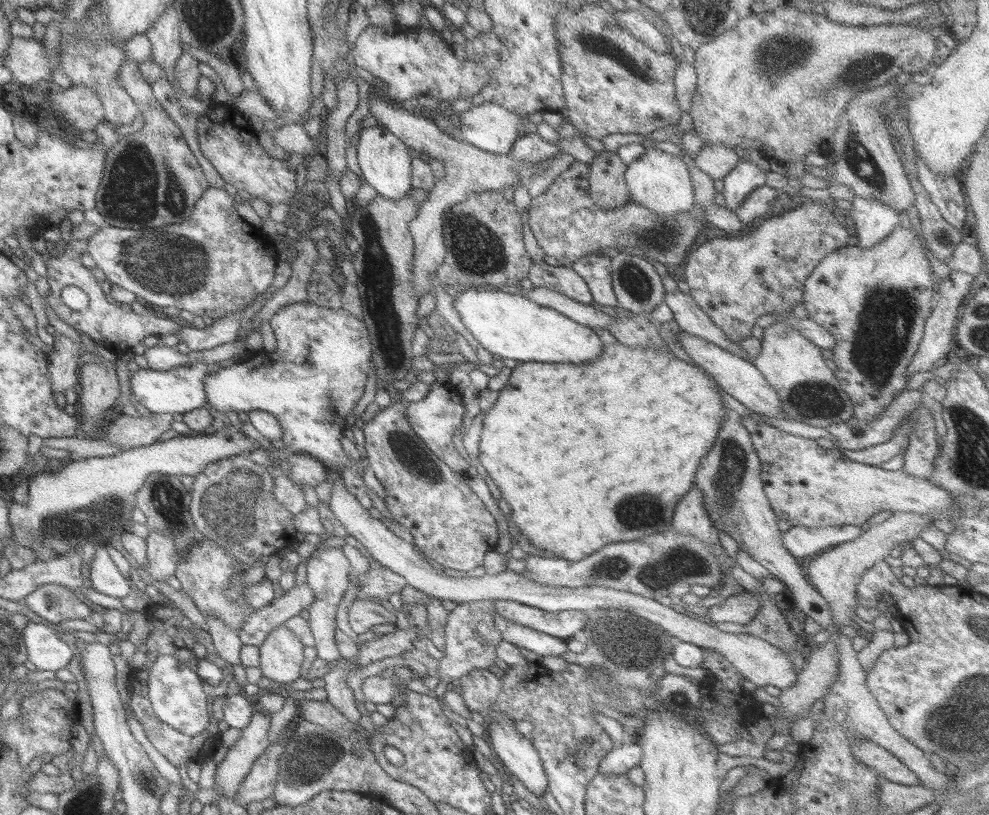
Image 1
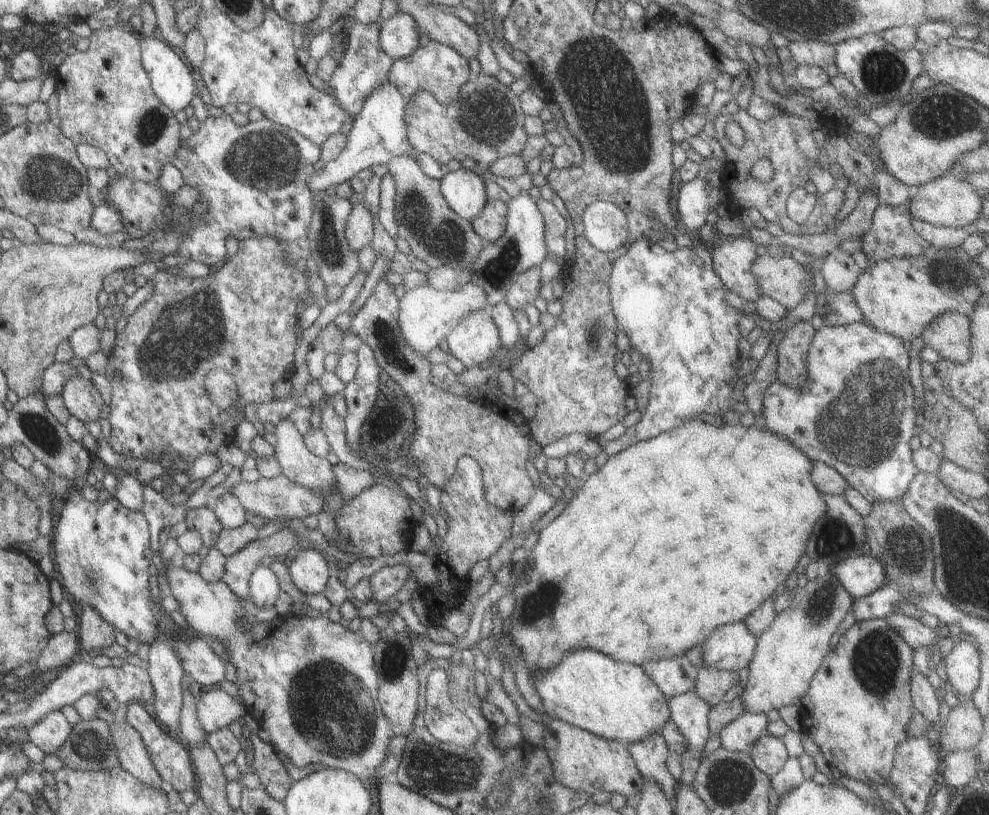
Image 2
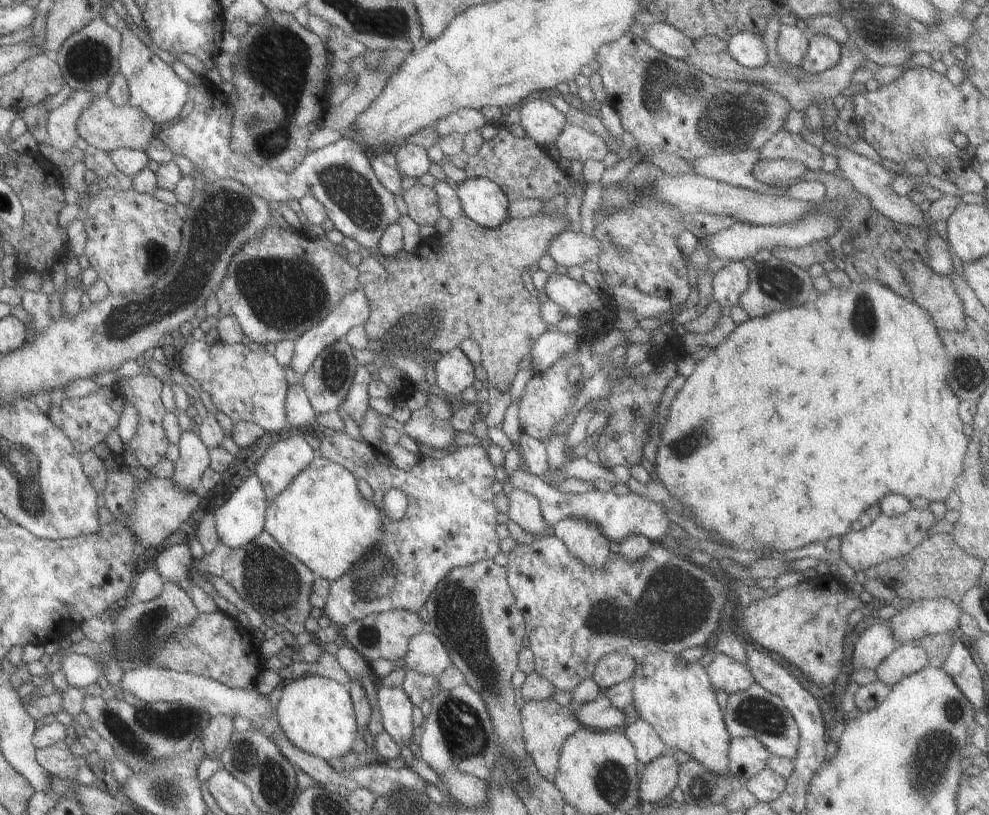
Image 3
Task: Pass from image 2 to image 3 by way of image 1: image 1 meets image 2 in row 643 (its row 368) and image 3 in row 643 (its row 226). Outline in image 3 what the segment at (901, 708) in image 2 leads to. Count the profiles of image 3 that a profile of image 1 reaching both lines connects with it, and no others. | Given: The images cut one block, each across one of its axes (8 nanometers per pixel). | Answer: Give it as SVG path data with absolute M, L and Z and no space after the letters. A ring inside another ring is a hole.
M947 598L918 599L905 604L889 619L896 645L943 632L956 632L960 615L959 604Z

